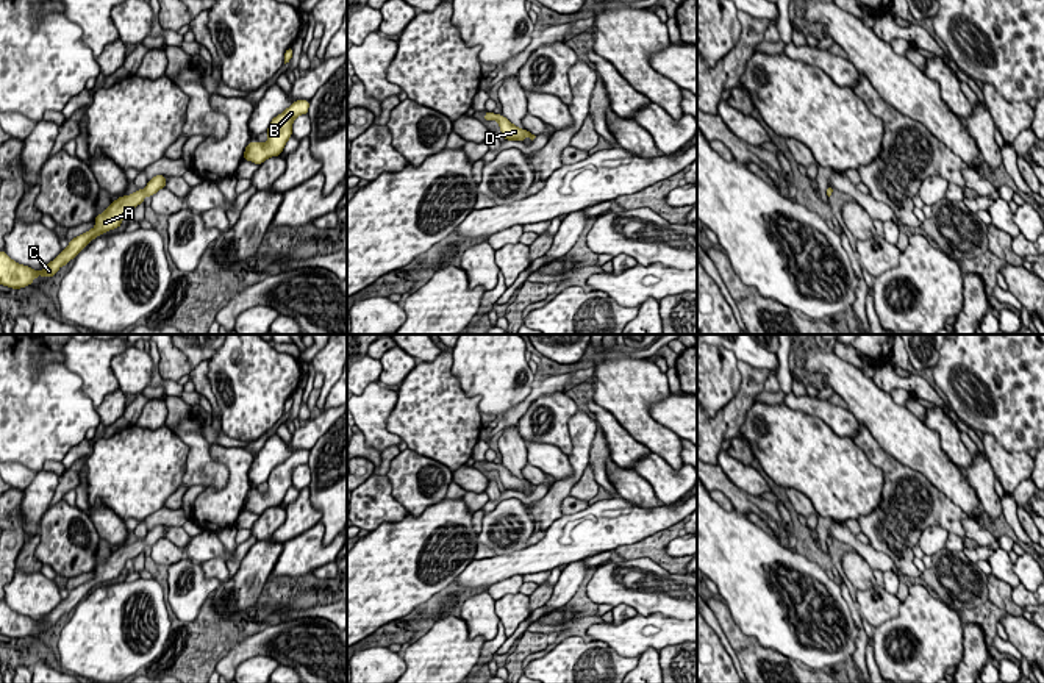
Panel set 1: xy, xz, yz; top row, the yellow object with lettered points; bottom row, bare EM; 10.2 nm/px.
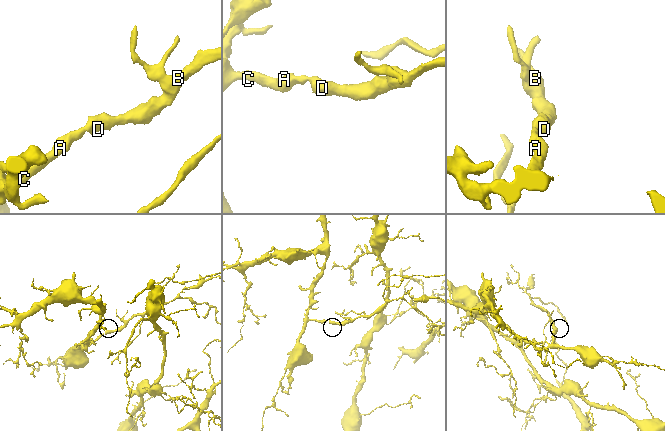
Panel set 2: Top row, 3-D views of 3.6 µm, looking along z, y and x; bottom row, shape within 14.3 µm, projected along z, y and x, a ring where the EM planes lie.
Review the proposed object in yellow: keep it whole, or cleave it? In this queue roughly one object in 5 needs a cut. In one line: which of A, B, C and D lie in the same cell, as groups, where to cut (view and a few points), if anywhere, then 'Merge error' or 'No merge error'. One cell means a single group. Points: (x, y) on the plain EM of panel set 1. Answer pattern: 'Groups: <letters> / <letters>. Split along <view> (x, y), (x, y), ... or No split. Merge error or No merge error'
Groups: A B C D. No split. No merge error

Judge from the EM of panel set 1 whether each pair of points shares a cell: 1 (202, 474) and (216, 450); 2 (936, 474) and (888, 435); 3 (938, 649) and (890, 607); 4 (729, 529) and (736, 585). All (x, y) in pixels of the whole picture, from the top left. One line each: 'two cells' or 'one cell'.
1: two cells
2: one cell
3: two cells
4: one cell

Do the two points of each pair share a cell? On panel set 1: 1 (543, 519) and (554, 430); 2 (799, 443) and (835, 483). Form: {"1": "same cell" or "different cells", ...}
{"1": "different cells", "2": "same cell"}

